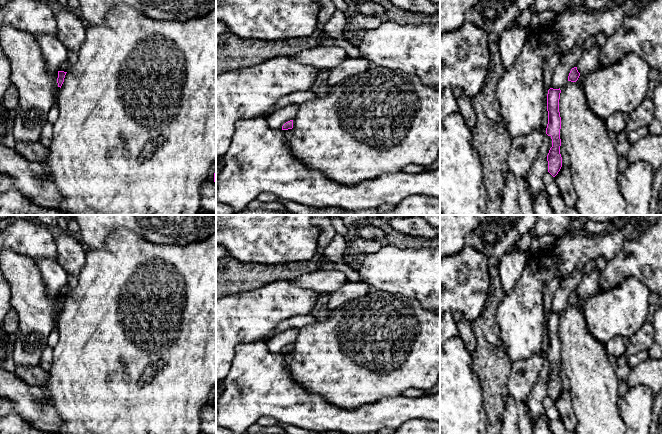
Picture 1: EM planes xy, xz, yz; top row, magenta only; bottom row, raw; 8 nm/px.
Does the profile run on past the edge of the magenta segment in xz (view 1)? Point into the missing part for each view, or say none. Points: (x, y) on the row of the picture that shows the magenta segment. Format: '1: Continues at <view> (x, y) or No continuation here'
1: No continuation here

